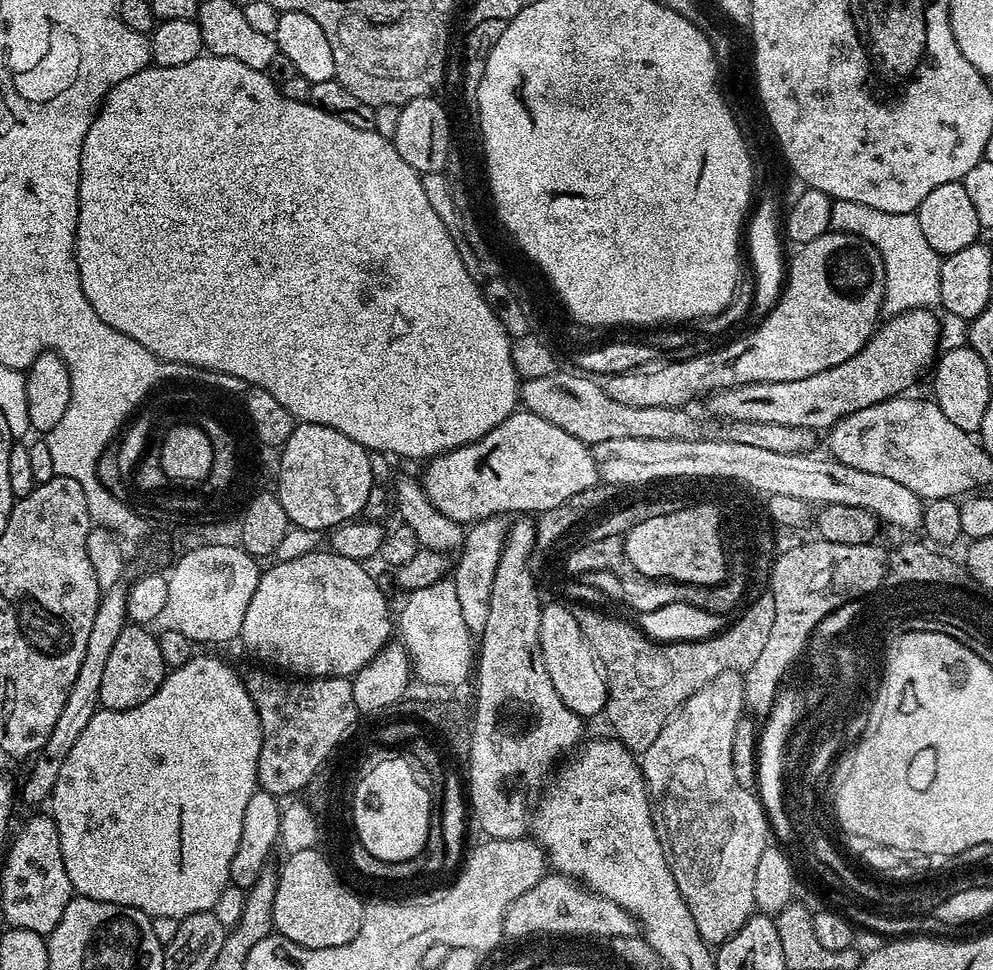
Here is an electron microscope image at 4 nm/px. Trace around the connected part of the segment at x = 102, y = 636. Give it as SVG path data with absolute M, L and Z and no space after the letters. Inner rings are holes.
M117 586L103 593L100 605L94 618L94 626L90 630L90 638L86 642L86 658L82 658L82 666L78 670L78 678L74 678L74 686L70 686L70 694L66 698L66 706L62 706L62 714L58 714L58 722L54 722L54 734L46 738L46 742L40 747L34 757L32 769L24 780L24 800L28 804L47 805L52 798L54 782L58 782L58 774L62 771L62 765L74 747L74 742L86 730L90 718L94 718L96 712L101 711L100 691L102 690L102 674L106 667L106 658L110 658L110 649L113 648L118 634L126 626L127 591Z

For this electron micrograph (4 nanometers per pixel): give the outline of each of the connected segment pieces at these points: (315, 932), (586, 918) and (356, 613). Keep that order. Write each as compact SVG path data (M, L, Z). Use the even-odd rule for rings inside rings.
M298 850L287 857L276 877L274 914L272 927L277 933L298 946L307 948L333 948L346 946L358 926L362 926L365 901L359 900L342 881L336 877L332 864L320 850Z
M545 874L530 890L526 890L526 894L522 894L522 898L518 898L513 902L504 915L505 937L532 936L535 932L549 932L552 936L572 936L572 938L635 937L638 932L638 925L636 919L629 912L622 910L622 906L602 898L597 892L585 890L579 883L573 882L567 876Z
M325 551L304 552L261 571L239 639L250 655L276 668L289 668L297 677L351 678L389 643L394 620L388 617L383 590L363 563Z

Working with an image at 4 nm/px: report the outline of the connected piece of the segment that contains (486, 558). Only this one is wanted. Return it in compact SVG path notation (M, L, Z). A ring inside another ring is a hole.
M500 518L479 520L467 529L463 545L458 552L460 561L457 564L455 561L454 571L450 576L454 590L458 594L466 630L476 638L483 636L486 630L486 618L490 614L490 590L494 590L494 574L498 570L498 562L502 558L506 539L506 524L502 521Z

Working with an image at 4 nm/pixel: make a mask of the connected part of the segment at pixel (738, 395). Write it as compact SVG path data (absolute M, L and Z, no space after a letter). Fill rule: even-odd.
M915 308L909 312L899 312L897 316L888 316L865 342L863 350L846 358L846 362L830 370L822 370L822 374L810 374L810 378L786 382L763 380L758 384L739 384L733 388L721 388L707 397L708 408L714 415L724 416L725 421L766 422L778 426L830 430L844 416L912 390L924 368L931 369L938 356L942 320L939 315L936 317L936 314L931 308Z

